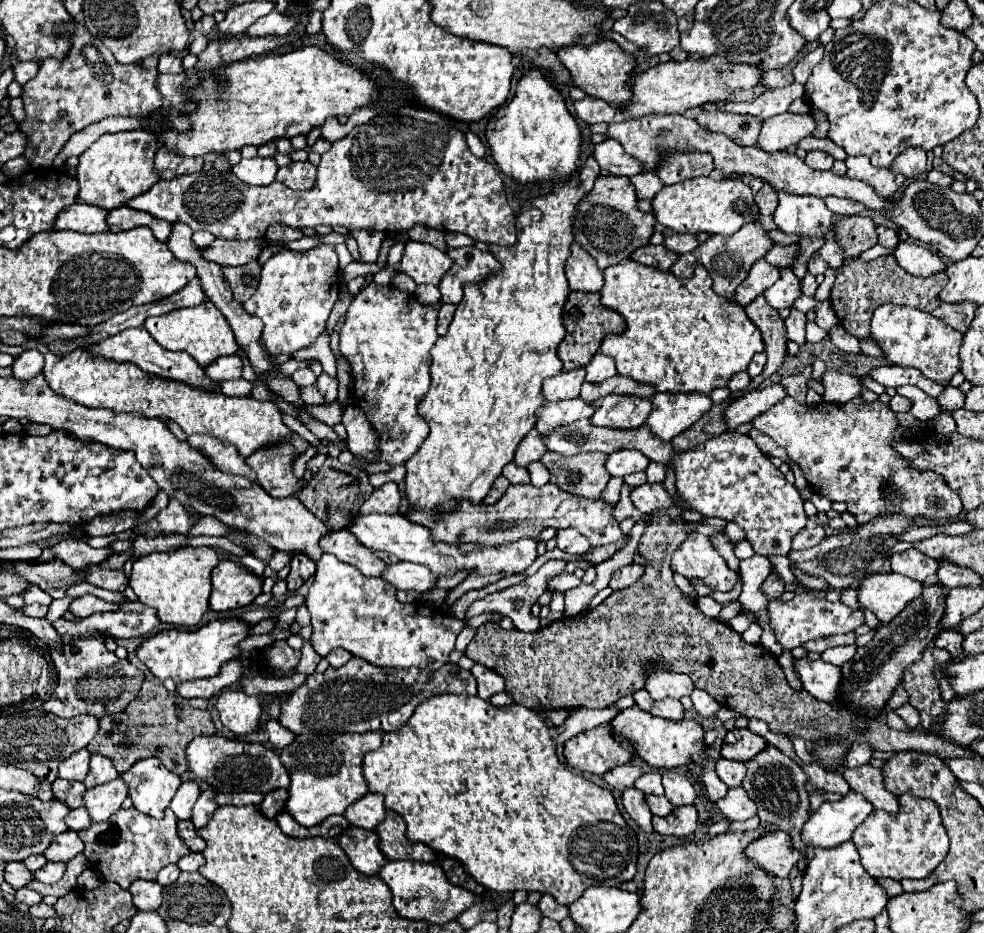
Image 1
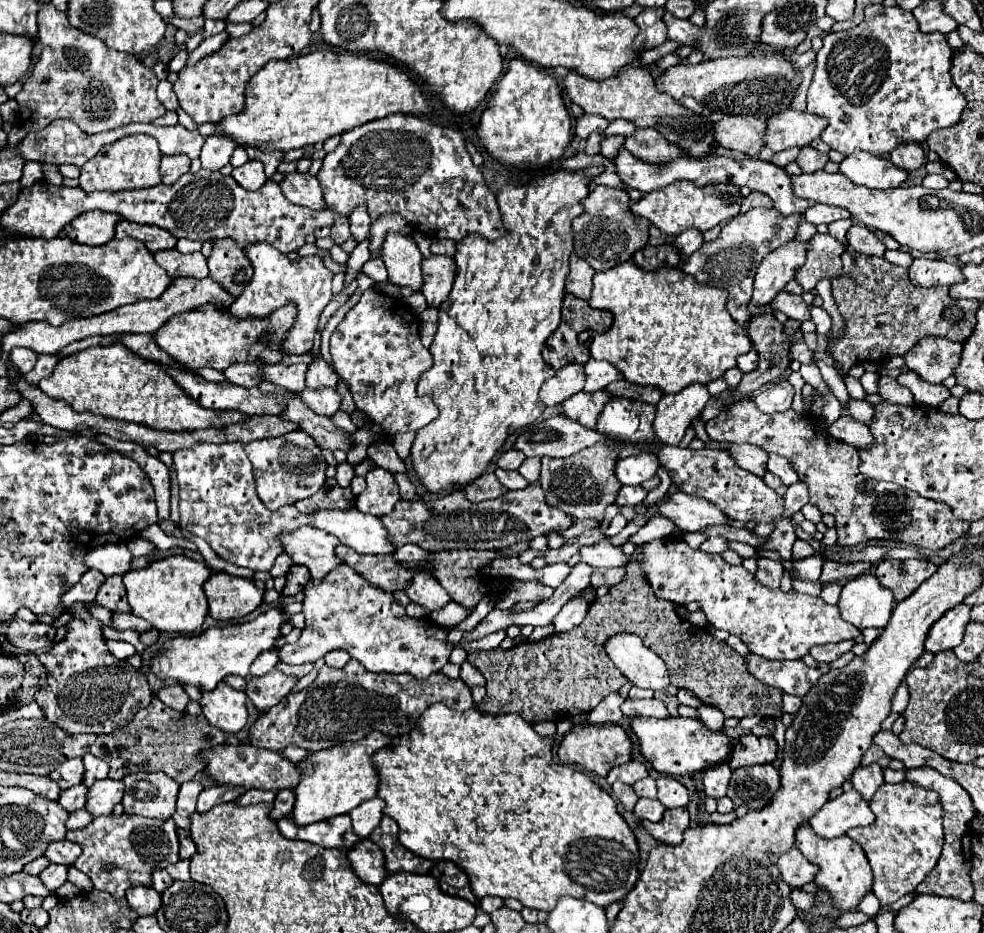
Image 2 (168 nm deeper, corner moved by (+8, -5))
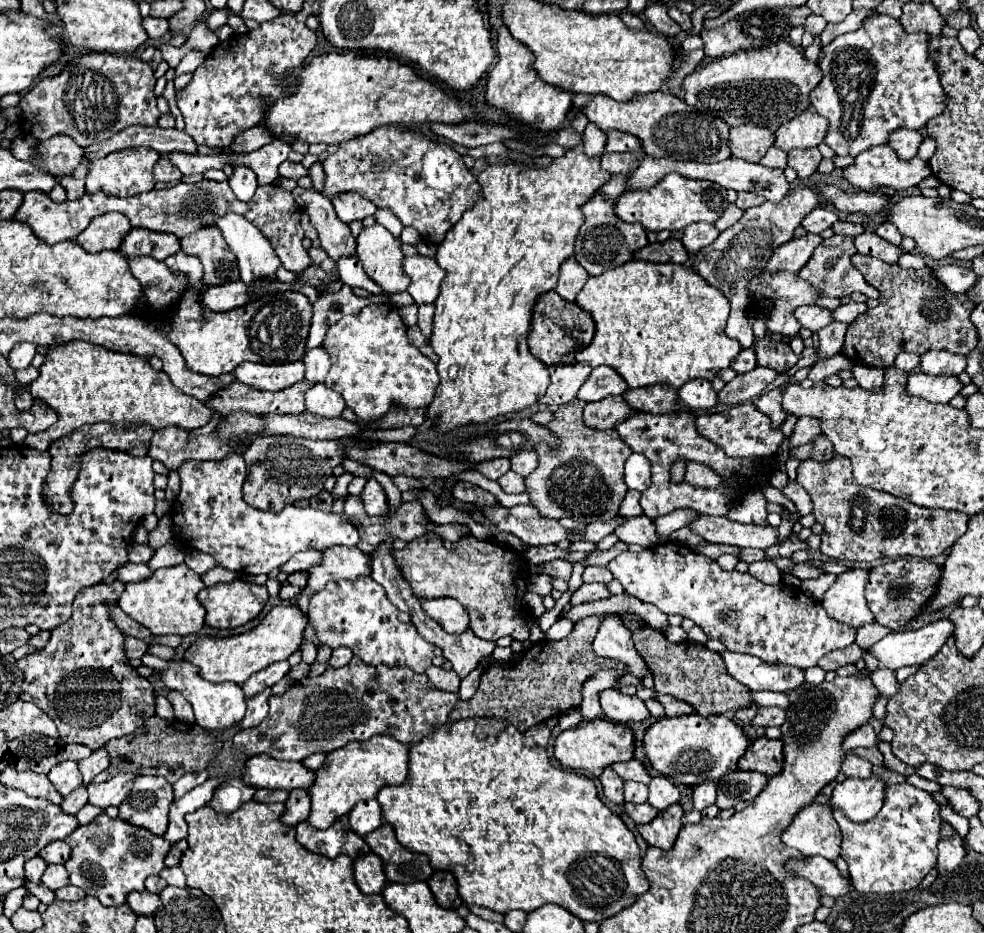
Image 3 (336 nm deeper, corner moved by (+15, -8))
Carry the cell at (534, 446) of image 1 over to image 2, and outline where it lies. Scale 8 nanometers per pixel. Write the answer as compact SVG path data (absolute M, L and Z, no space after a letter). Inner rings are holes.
M511 449L511 451L505 451L497 459L497 465L503 467L503 469L519 469L519 465L523 463L523 459L525 459L525 455L519 449Z

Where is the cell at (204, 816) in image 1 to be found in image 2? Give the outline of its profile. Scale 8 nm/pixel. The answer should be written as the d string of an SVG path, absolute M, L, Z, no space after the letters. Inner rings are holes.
M213 785L201 791L199 801L197 801L197 813L207 813L209 809L213 809L219 803L227 803L233 801L241 791L237 789L225 789L223 785Z

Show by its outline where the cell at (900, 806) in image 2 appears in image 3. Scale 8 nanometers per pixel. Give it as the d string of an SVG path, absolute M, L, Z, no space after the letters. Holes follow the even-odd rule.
M908 782L888 786L882 810L868 822L850 822L840 810L834 810L832 816L842 832L840 856L846 860L852 884L860 892L894 894L914 890L936 864L936 842L942 826L938 802L932 794Z

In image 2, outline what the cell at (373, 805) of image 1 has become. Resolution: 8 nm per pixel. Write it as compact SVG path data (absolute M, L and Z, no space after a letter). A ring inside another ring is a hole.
M375 797L375 799L369 799L369 801L361 803L359 807L355 807L349 813L349 817L353 821L353 831L355 831L357 837L365 839L373 833L373 829L381 823L381 817L383 817L381 809L383 807L385 807L385 803L379 797Z

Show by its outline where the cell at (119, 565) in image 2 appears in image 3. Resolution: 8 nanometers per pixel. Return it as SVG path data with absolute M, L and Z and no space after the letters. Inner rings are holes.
M128 562L128 564L118 568L118 574L120 574L118 580L128 584L128 582L140 582L140 580L150 578L152 570L148 568L148 564L132 564L132 562Z

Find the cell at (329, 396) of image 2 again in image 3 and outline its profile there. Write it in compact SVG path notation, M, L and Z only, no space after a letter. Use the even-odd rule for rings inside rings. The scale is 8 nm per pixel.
M316 384L306 392L306 410L316 416L334 418L340 416L344 408L346 408L344 398L324 384Z

